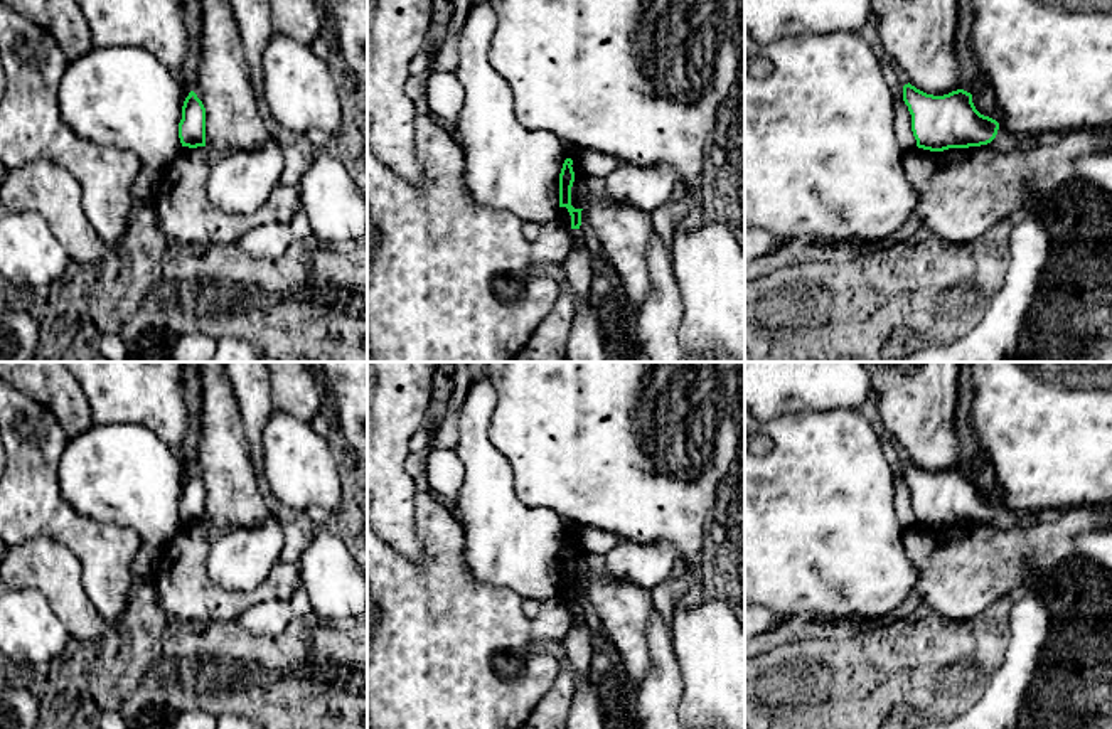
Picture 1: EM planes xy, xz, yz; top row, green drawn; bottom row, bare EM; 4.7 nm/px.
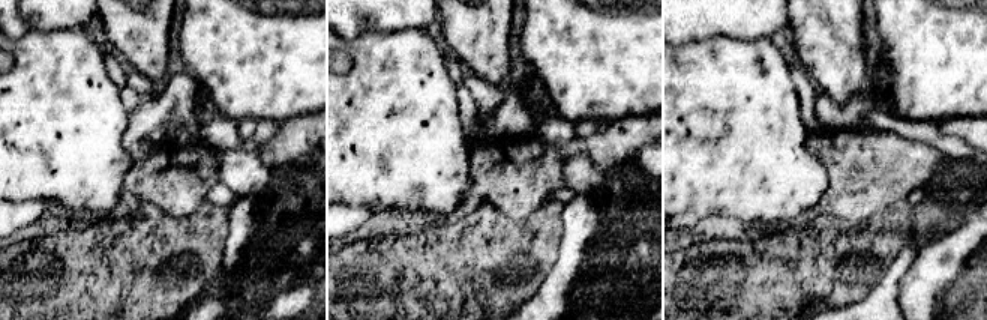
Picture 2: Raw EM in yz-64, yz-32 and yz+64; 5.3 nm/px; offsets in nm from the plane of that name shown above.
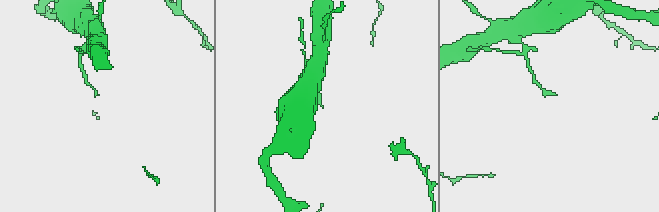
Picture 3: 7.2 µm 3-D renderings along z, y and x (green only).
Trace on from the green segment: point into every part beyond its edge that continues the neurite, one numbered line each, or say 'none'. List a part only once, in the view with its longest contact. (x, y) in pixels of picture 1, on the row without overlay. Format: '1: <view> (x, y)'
none

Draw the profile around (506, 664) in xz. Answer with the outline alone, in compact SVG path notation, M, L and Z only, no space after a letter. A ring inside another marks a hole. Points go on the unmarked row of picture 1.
M502 653L495 657L495 670L499 675L512 677L521 670L521 662L516 655Z

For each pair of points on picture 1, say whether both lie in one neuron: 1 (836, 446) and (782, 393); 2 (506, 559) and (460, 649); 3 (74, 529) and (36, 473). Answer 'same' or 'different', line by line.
1: different
2: different
3: same

